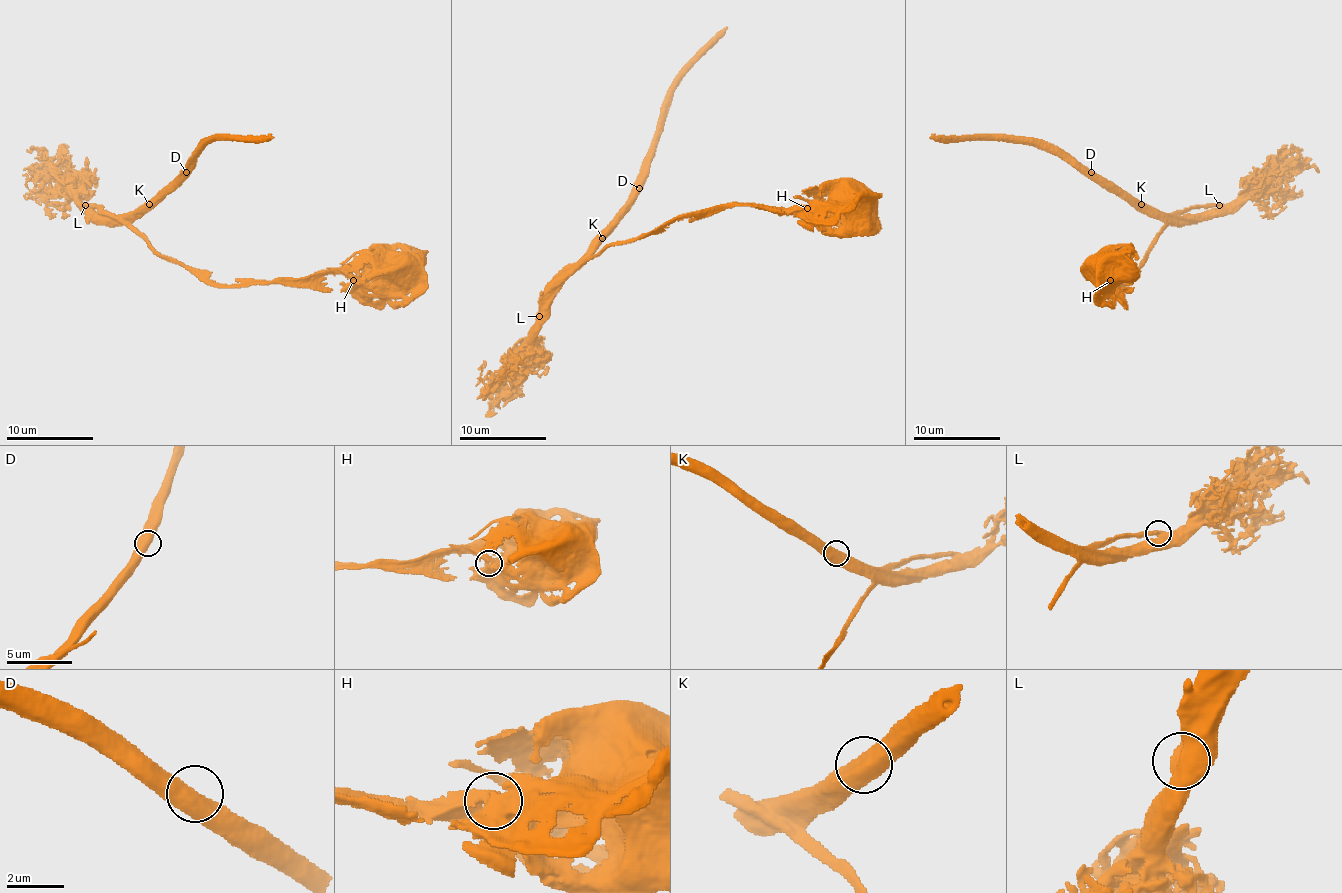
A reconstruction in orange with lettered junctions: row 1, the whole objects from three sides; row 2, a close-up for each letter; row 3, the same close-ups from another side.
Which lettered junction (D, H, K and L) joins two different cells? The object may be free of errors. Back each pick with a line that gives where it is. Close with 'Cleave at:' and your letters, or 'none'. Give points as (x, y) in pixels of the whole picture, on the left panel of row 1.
Cleave at: none

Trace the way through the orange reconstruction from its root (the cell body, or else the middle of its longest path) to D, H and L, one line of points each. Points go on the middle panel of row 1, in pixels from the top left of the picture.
D: (855, 208), (859, 217), (763, 206), (694, 212), (611, 243), (585, 262), (598, 234), (639, 188)
H: (855, 208), (861, 210), (846, 212), (833, 201), (807, 208)
L: (855, 208), (861, 210), (859, 217), (729, 206), (665, 221), (631, 241), (609, 243), (587, 258), (539, 317)

